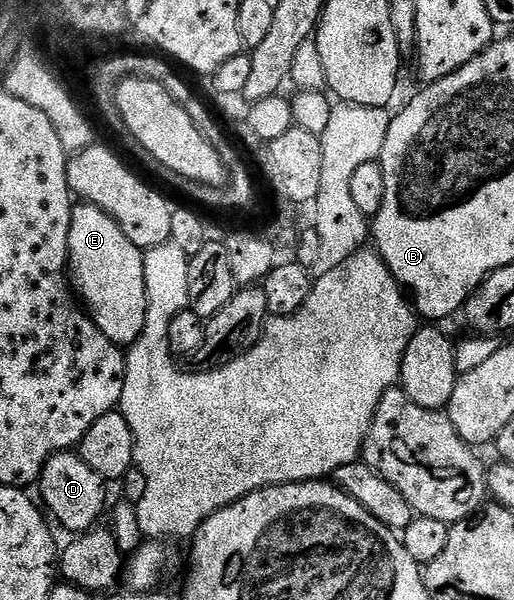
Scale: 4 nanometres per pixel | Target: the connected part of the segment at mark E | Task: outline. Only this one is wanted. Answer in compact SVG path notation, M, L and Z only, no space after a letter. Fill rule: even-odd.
M77 204L73 207L71 228L69 229L69 261L71 278L77 281L81 294L85 297L84 305L93 323L111 340L122 348L133 345L133 341L143 332L147 316L147 292L145 291L145 256L142 247L131 244L111 216L107 216L98 206Z

